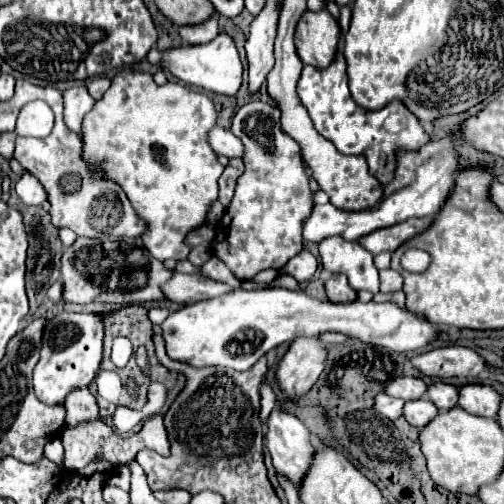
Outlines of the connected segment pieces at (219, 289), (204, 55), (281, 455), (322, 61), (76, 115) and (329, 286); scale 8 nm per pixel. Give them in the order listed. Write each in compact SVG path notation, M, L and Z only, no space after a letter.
M174 272L172 278L166 284L162 284L164 298L174 304L190 304L206 300L224 294L226 290L230 290L230 286L222 286L220 282L210 282L200 274L180 274L180 272Z
M220 34L212 42L202 44L202 46L182 46L182 48L172 48L166 52L158 52L156 48L152 48L146 58L150 64L168 68L178 80L216 92L216 94L234 96L242 86L242 62L240 62L234 42L226 34Z
M280 408L270 412L266 426L268 432L264 436L264 444L272 454L274 468L298 486L302 470L310 466L310 450L314 450L308 428L294 414Z
M328 10L306 12L296 26L296 50L304 64L328 68L338 52L342 32L338 20Z
M74 86L64 92L64 124L72 132L80 132L84 116L94 108L96 100L88 94L86 86Z
M332 274L332 278L326 282L326 294L330 302L354 302L358 298L358 292L350 288L346 276L342 274Z

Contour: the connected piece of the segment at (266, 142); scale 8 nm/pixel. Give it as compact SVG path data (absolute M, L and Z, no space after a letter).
M264 102L244 104L234 116L232 132L246 146L246 172L238 178L234 198L226 208L230 226L226 232L218 232L210 250L236 278L248 280L268 268L280 270L302 250L302 222L314 202L300 146L282 132L276 106Z

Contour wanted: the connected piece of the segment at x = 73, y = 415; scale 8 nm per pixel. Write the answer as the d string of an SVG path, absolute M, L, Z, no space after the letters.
M74 390L74 394L66 398L66 404L68 404L66 414L68 414L70 426L100 420L98 404L96 404L96 398L90 394L90 390Z

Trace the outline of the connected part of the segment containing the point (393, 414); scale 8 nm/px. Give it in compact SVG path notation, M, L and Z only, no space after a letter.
M380 392L376 398L374 398L374 408L376 412L380 412L384 418L388 420L396 420L402 416L402 406L404 406L404 400L398 400L398 398L392 398L384 392Z

